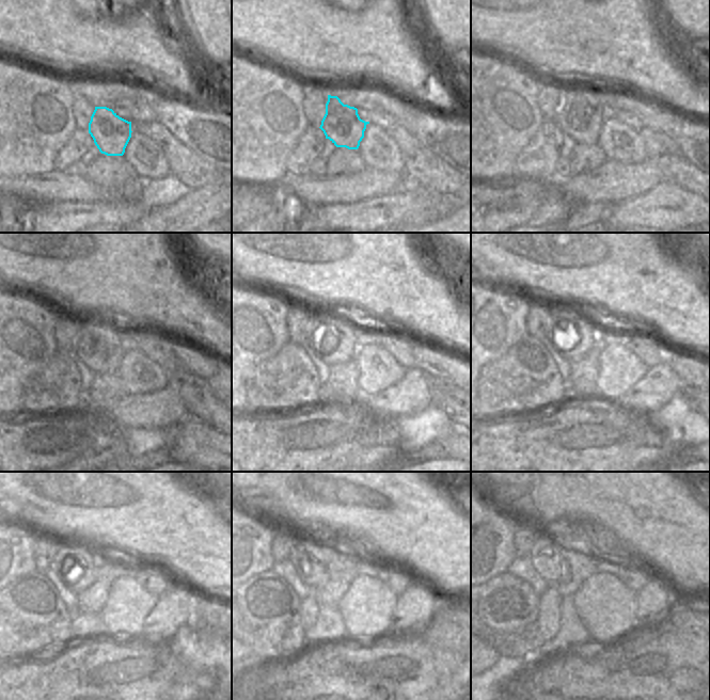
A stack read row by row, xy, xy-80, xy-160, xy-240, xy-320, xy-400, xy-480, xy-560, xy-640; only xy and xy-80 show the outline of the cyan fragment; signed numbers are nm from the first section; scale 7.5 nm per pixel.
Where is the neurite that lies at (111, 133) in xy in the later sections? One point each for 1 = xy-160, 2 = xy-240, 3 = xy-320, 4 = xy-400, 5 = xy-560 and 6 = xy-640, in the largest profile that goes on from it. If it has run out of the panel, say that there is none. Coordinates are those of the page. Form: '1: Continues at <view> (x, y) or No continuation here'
1: Continues at xy-160 (580, 116)
2: Continues at xy-240 (97, 344)
3: Continues at xy-320 (334, 340)
4: Continues at xy-400 (573, 335)
5: Continues at xy-560 (308, 557)
6: Continues at xy-640 (546, 558).

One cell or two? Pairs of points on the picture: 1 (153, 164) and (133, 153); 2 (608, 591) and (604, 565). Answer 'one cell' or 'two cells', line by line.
1: one cell
2: two cells

